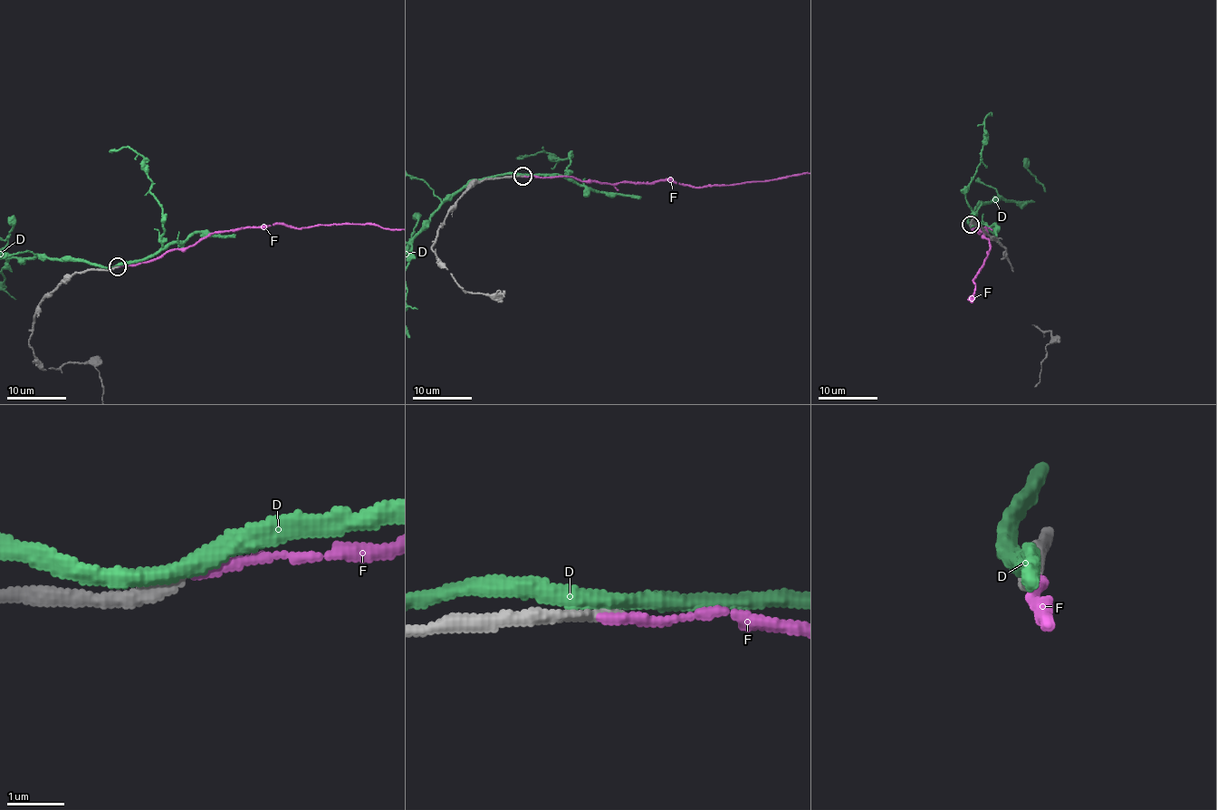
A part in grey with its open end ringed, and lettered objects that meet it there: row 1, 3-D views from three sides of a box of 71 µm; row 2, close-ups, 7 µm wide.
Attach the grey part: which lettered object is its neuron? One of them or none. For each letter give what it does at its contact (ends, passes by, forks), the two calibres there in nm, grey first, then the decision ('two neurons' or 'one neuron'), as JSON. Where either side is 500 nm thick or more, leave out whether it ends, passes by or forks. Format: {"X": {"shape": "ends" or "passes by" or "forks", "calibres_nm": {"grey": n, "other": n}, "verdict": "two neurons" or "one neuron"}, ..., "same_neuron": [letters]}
{"D": {"shape": "passes by", "calibres_nm": {"grey": 260, "other": 320}, "verdict": "two neurons"}, "F": {"shape": "ends", "calibres_nm": {"grey": 200, "other": 160}, "verdict": "one neuron"}, "same_neuron": ["F"]}

